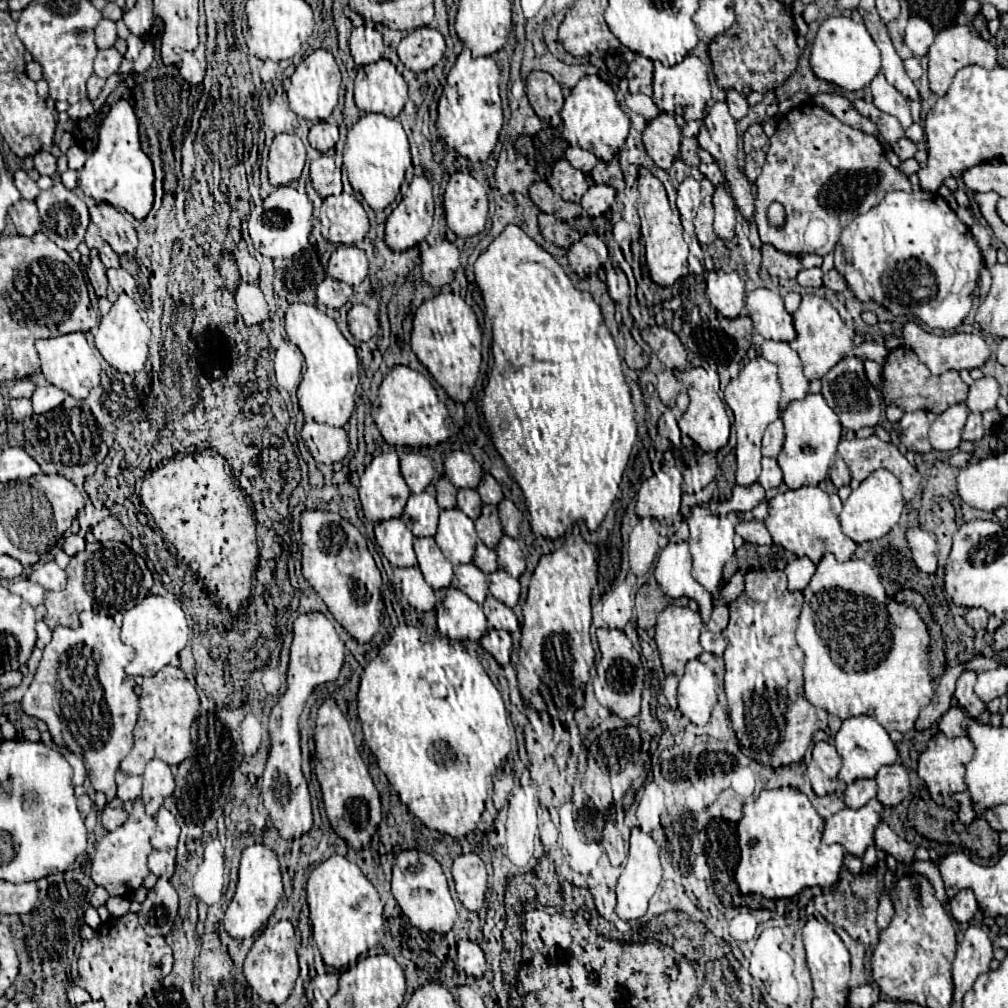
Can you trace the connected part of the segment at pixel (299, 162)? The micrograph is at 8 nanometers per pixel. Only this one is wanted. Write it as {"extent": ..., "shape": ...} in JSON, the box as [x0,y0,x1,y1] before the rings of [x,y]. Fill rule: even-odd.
{"extent":[269,134,306,186],"shape":[[[277,134],[269,148],[269,184],[285,186],[301,176],[306,148],[297,134]]]}

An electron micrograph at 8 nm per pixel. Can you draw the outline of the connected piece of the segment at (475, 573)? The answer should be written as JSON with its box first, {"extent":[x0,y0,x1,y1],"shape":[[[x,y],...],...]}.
{"extent":[455,564,489,606],"shape":[[[461,564],[455,568],[455,586],[459,590],[465,590],[469,598],[473,598],[479,606],[485,602],[489,588],[487,588],[487,576],[475,566],[475,564]]]}

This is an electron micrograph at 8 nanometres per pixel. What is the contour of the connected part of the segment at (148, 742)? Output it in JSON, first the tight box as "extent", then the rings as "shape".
{"extent":[121,666,199,774],"shape":[[[165,666],[151,678],[143,678],[143,692],[139,696],[139,720],[133,732],[133,748],[127,758],[121,762],[121,772],[125,774],[143,774],[145,764],[151,758],[159,758],[169,766],[181,764],[193,754],[191,726],[199,712],[199,694],[195,686],[187,680],[181,668]]]}

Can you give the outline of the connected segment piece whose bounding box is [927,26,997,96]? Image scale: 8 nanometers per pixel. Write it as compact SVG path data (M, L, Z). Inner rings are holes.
M949 26L945 30L941 30L935 36L935 42L929 48L929 68L927 68L927 76L929 76L929 88L931 92L935 92L937 96L945 96L945 92L949 90L949 84L955 76L957 70L961 70L963 66L971 66L977 64L981 68L995 68L997 66L997 50L991 42L983 40L979 34L975 34L971 28L967 26Z

